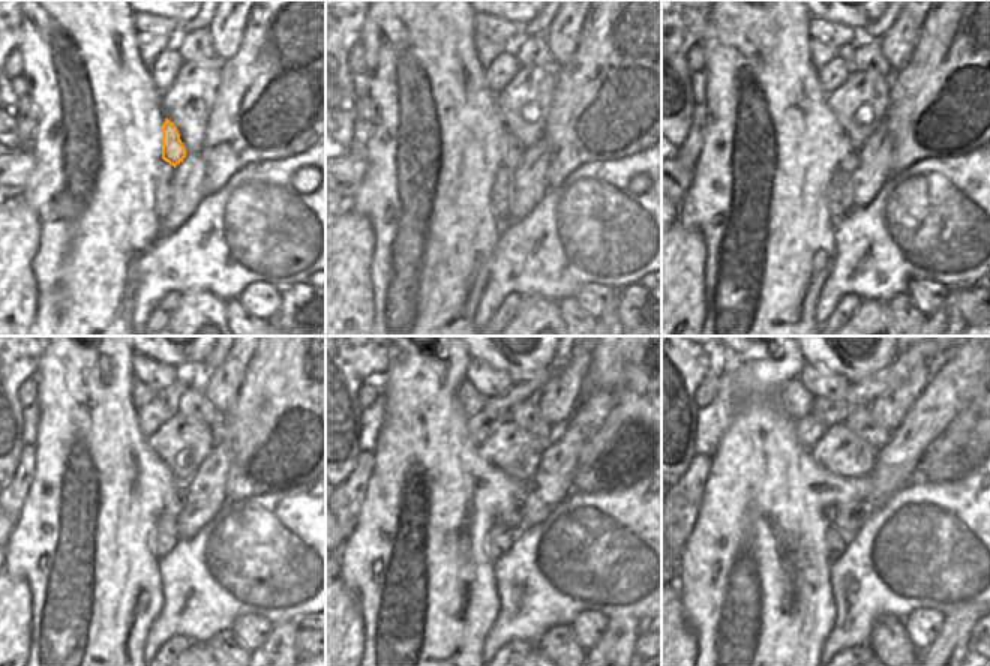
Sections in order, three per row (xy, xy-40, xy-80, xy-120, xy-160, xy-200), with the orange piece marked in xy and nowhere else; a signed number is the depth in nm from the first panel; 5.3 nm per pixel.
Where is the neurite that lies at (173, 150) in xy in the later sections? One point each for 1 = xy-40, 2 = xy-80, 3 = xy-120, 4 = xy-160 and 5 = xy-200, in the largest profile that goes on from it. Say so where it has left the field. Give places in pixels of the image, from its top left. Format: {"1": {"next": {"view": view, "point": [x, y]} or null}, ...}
{"1": {"next": {"view": "xy-40", "point": [512, 152]}}, "2": {"next": {"view": "xy-80", "point": [849, 161]}}, "3": {"next": {"view": "xy-120", "point": [174, 506]}}, "4": {"next": {"view": "xy-160", "point": [512, 515]}}, "5": {"next": {"view": "xy-200", "point": [846, 521]}}}

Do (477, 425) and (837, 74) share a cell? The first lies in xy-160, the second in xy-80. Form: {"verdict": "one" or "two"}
{"verdict": "one"}

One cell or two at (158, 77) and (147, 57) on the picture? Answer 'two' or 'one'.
two

